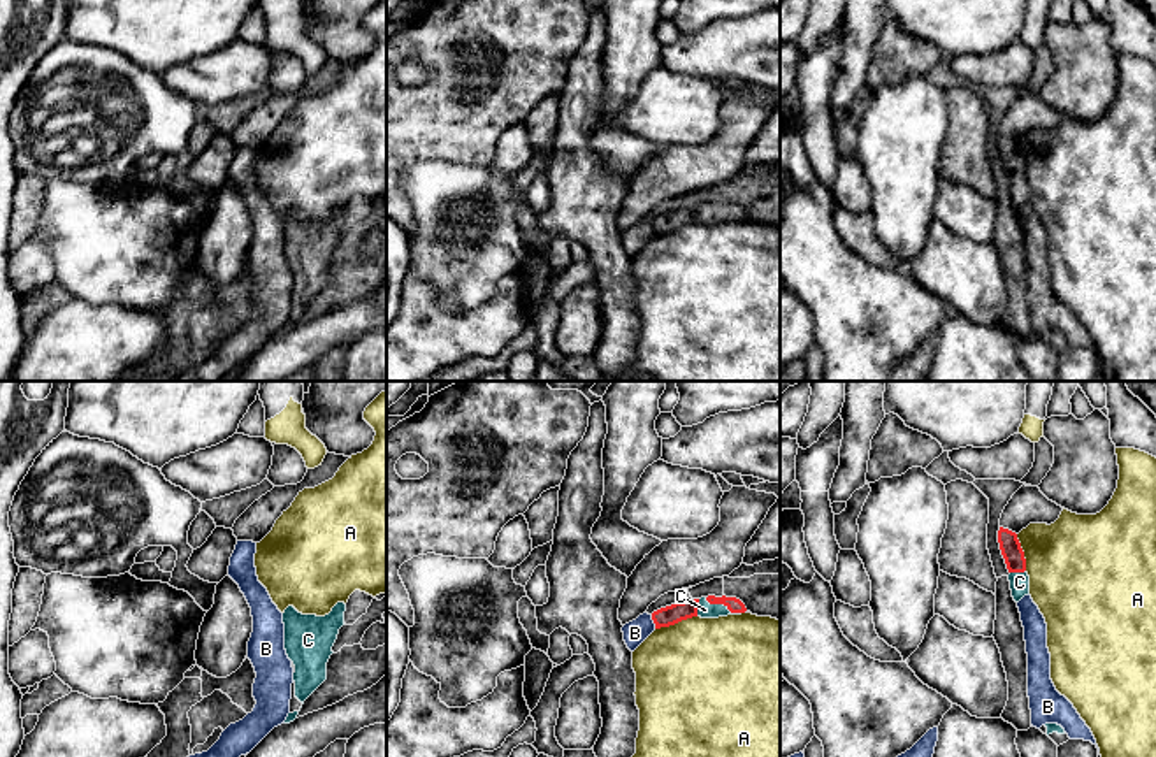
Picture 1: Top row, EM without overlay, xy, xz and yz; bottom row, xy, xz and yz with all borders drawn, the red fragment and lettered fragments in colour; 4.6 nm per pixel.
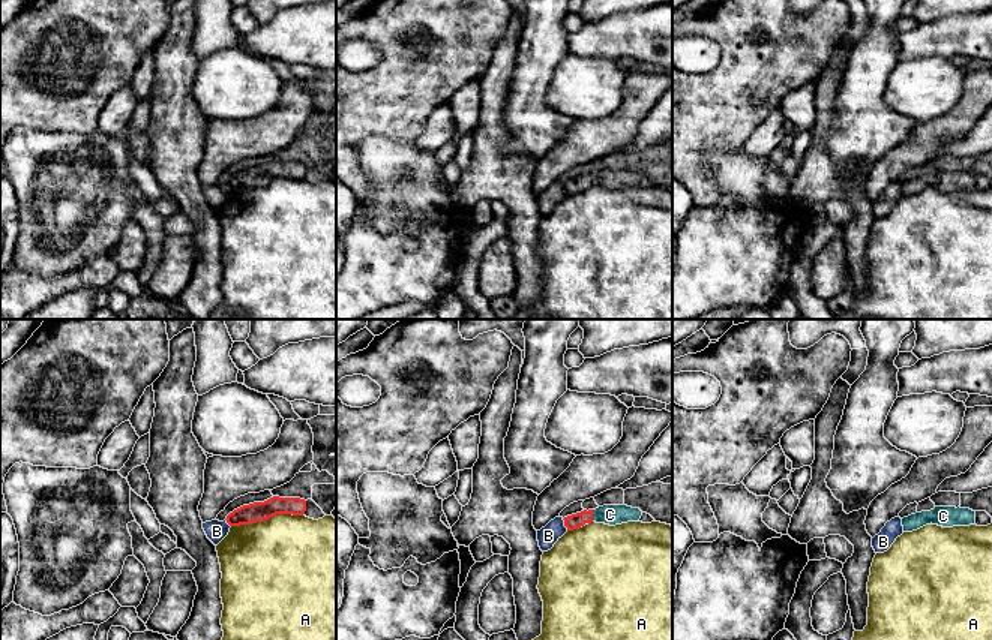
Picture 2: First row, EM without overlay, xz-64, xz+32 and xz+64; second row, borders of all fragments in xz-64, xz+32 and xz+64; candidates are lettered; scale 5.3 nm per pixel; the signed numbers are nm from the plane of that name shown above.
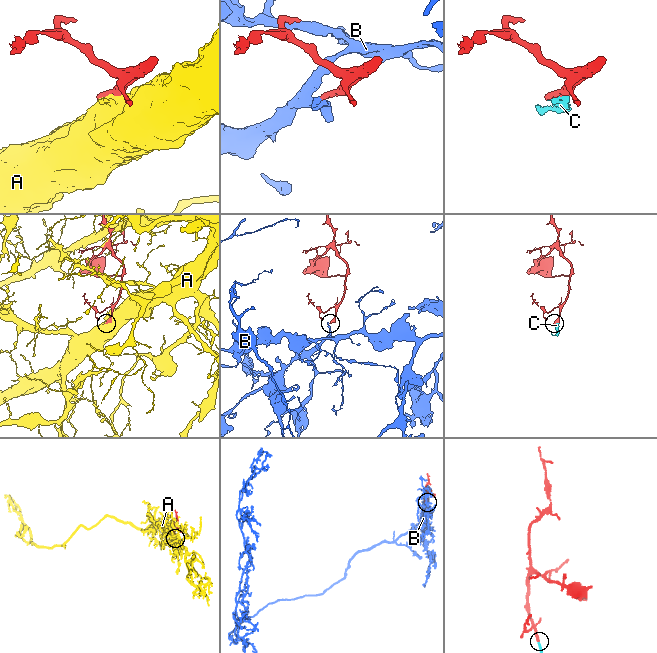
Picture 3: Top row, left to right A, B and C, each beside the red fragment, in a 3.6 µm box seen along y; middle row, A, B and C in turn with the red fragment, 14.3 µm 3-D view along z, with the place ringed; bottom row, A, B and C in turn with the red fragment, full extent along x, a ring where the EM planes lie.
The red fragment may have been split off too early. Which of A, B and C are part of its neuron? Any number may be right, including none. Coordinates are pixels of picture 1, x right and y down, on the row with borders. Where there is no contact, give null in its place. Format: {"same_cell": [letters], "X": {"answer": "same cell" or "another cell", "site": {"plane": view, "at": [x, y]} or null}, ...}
{"same_cell": ["C"], "A": {"answer": "another cell", "site": {"plane": "xz", "at": [675, 622]}}, "B": {"answer": "another cell", "site": {"plane": "xz", "at": [654, 622]}}, "C": {"answer": "same cell", "site": {"plane": "xz", "at": [722, 603]}}}

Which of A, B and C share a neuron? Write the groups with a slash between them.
A / B / C

